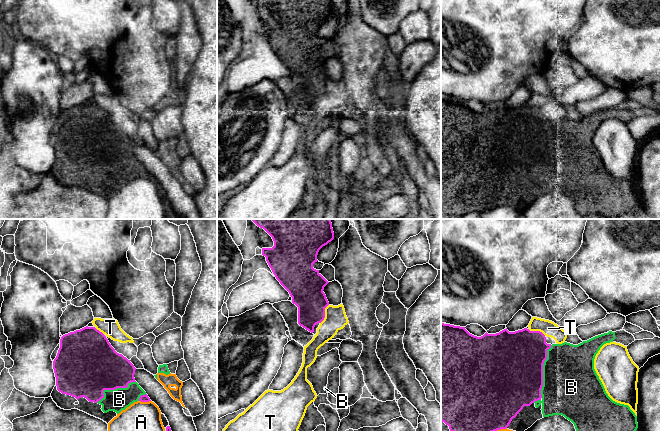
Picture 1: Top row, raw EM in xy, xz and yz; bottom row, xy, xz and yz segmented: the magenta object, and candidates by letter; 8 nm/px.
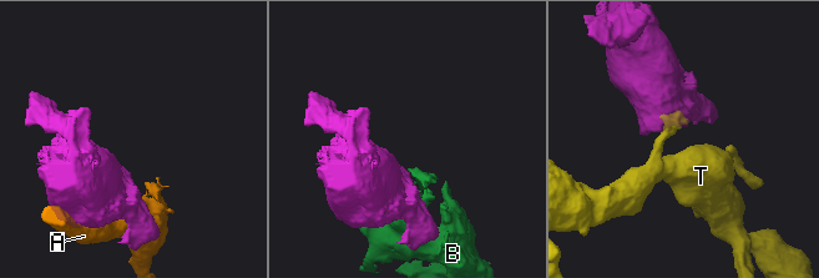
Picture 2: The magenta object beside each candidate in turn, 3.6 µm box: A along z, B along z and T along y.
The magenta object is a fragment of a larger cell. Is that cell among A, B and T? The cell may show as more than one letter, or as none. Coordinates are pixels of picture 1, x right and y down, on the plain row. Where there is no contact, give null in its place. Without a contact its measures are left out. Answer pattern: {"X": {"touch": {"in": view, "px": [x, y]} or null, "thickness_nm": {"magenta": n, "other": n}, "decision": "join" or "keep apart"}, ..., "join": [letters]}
{"A": {"touch": {"in": "xy", "px": [145, 177]}, "thickness_nm": {"magenta": 60, "other": 420}, "decision": "keep apart"}, "B": {"touch": {"in": "yz", "px": [542, 147]}, "thickness_nm": {"magenta": 500, "other": 440}, "decision": "join"}, "T": {"touch": {"in": "xz", "px": [324, 90]}, "thickness_nm": {"magenta": 280, "other": 180}, "decision": "keep apart"}, "join": ["B"]}

